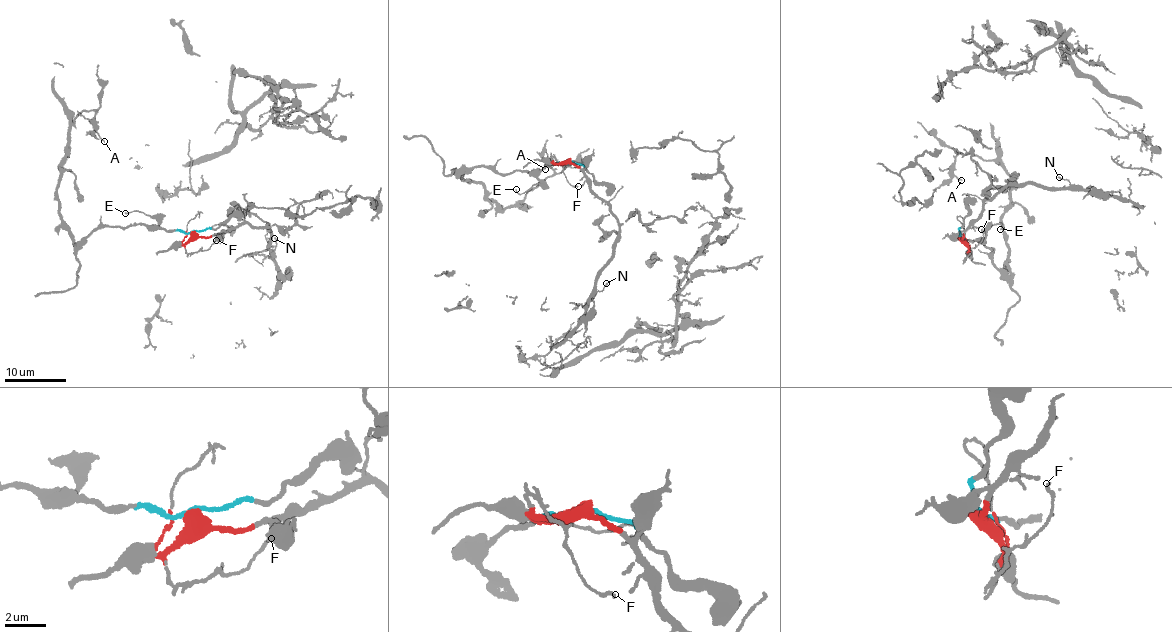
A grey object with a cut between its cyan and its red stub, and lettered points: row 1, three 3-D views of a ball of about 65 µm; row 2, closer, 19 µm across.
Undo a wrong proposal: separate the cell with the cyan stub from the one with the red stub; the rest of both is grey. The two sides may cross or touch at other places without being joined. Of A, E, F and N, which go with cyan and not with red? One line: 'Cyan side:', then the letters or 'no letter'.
Cyan side: A, E

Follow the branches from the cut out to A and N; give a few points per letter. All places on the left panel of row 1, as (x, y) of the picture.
A: (193, 231), (103, 227), (74, 241), (57, 193), (75, 116), (93, 110), (105, 142)
N: (193, 231), (209, 237), (245, 223), (266, 225), (272, 231), (272, 250), (274, 238)

